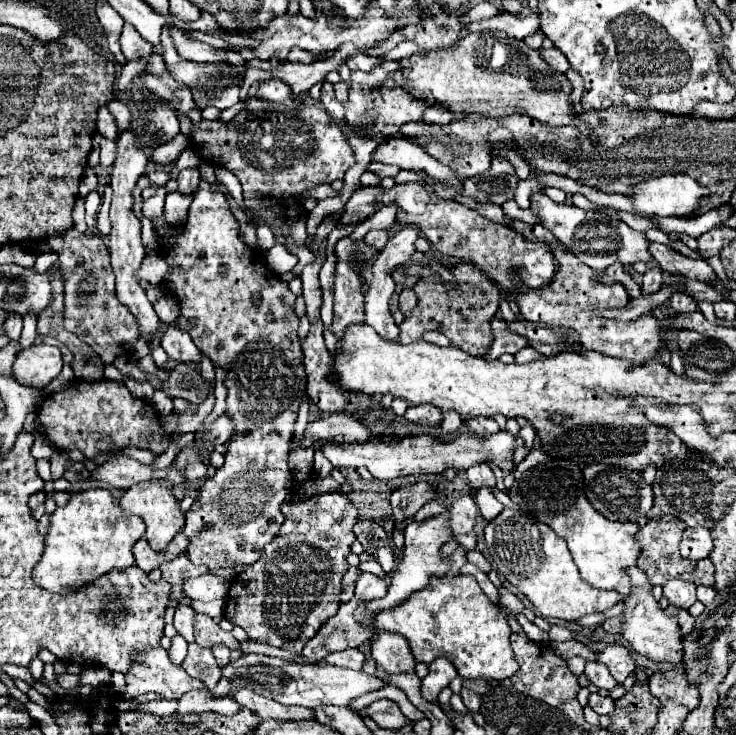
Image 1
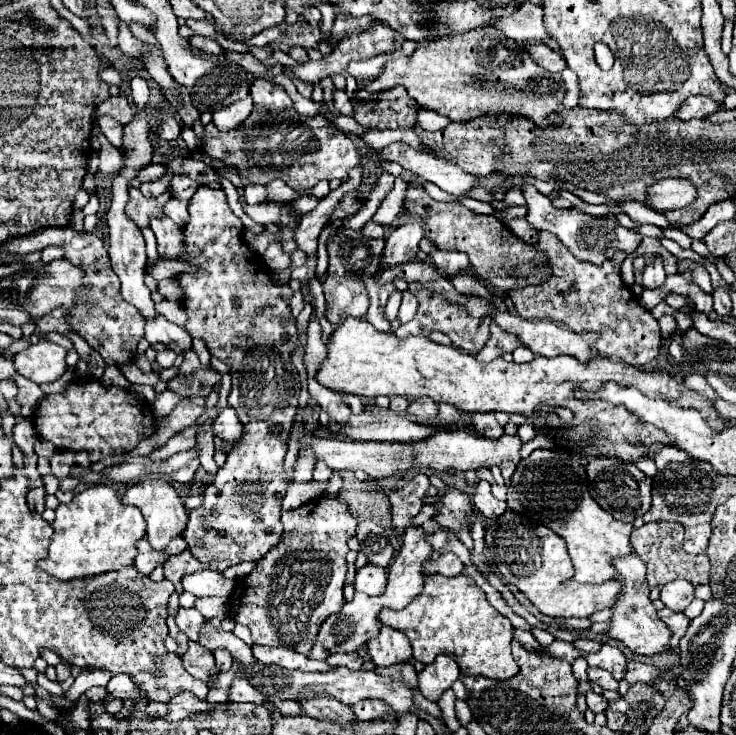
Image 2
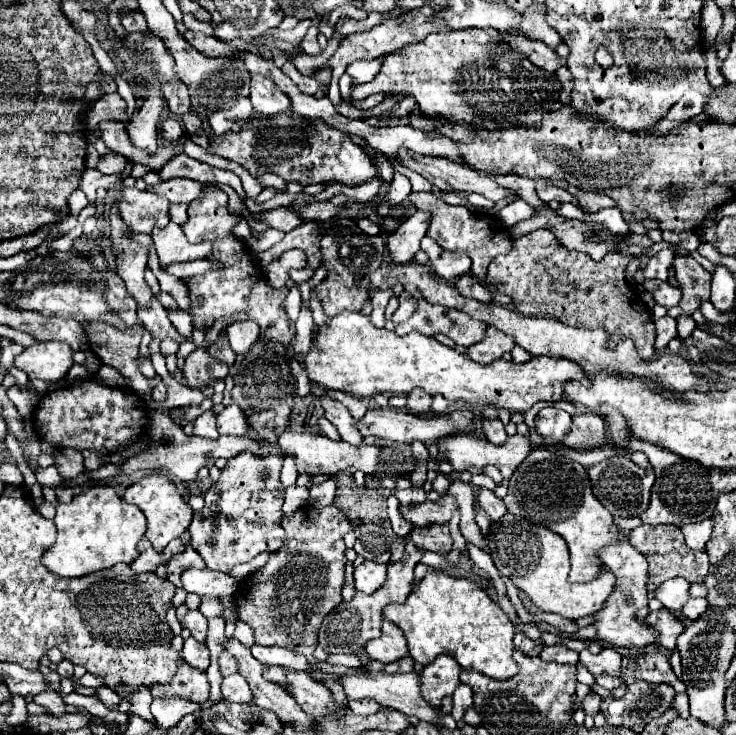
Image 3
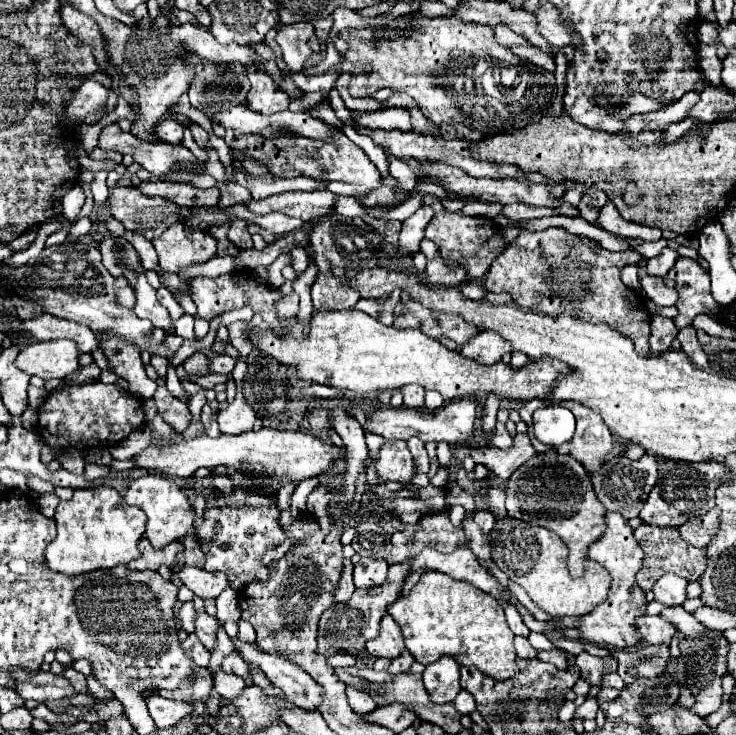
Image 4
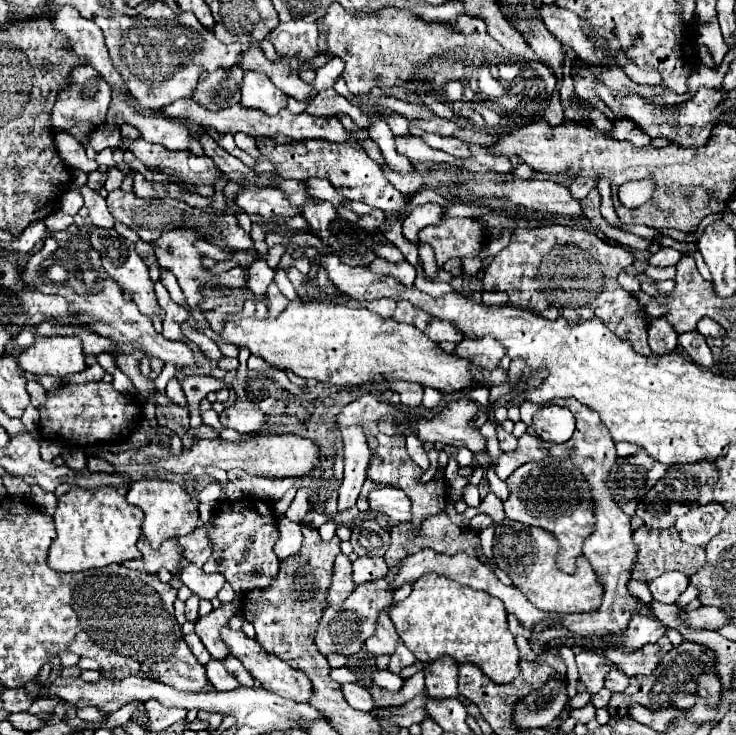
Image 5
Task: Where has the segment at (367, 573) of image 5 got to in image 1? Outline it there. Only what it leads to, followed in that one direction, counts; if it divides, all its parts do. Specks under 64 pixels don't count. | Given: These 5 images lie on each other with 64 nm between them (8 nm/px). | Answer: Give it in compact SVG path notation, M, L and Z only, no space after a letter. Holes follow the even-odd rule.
M362 574L356 582L356 598L360 600L360 604L372 602L376 598L384 598L386 592L388 592L388 584L374 574Z

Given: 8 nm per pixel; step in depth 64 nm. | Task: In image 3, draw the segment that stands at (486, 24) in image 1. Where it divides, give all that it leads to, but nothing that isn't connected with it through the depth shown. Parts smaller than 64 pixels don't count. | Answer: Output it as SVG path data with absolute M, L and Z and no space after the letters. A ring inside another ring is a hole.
M530 4L524 14L522 14L522 22L508 32L516 32L520 36L532 38L532 40L542 40L546 42L550 48L556 48L562 40L556 32L552 32L552 28L546 24L546 6L544 4Z

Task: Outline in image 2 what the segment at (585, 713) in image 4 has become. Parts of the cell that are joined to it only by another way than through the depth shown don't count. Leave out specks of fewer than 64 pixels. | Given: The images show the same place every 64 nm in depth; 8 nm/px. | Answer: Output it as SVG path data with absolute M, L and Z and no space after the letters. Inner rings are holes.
M590 690L588 694L586 694L586 702L588 702L588 708L592 710L592 712L606 712L606 708L608 708L608 700L604 698L604 696L600 696L600 694L596 694L594 690Z

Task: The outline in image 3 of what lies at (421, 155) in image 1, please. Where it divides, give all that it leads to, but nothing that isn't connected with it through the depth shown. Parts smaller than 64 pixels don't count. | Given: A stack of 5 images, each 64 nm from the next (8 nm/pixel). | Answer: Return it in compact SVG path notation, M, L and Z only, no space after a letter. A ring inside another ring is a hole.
M400 148L394 152L394 160L398 160L402 166L422 174L430 184L438 186L442 192L450 192L456 196L466 196L470 192L478 192L494 202L506 198L506 196L518 196L512 190L500 188L490 176L482 176L472 168L466 168L464 164L450 162L448 158L434 158L434 156L422 156L412 150Z

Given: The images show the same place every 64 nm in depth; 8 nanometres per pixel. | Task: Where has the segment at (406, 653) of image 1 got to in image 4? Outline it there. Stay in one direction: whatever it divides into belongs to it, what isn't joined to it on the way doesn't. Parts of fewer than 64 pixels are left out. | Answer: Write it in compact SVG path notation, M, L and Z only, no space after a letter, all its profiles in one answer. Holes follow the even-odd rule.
M384 616L382 624L380 624L380 636L370 640L366 644L366 650L370 656L374 658L394 658L400 656L400 652L406 650L404 646L404 638L400 632L400 626L392 620L392 616Z

